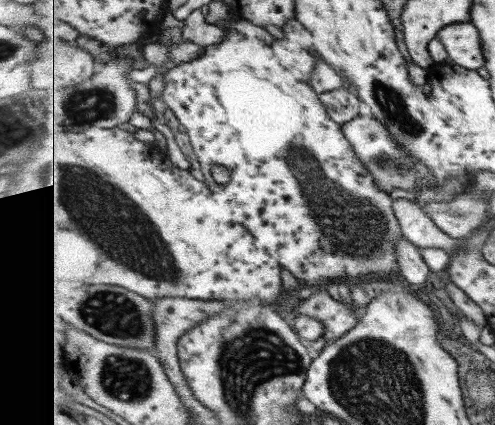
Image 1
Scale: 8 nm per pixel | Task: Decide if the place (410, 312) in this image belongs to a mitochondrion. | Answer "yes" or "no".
no

